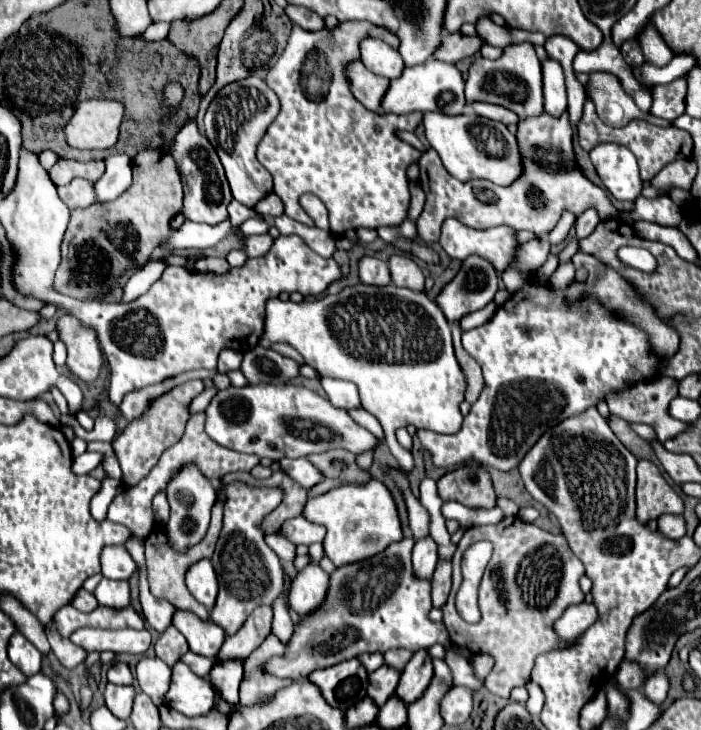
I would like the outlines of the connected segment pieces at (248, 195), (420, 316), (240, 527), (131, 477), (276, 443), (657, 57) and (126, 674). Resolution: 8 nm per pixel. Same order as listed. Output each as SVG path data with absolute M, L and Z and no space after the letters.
M250 75L246 79L222 87L218 95L212 99L204 117L206 135L210 137L210 143L218 151L220 161L226 169L232 197L250 209L254 209L258 201L262 201L268 193L272 193L272 177L258 163L256 145L260 143L268 125L276 119L278 113L280 113L278 95L260 77Z
M358 283L342 289L338 295L326 295L316 301L292 303L270 299L266 305L266 333L260 345L270 347L276 341L286 341L296 347L306 359L306 365L314 367L322 377L356 383L362 407L382 423L384 433L394 433L406 425L438 433L456 433L462 425L460 403L464 401L466 375L454 355L450 325L442 309L426 293L400 289L394 283L386 287Z
M242 481L214 483L216 493L224 497L224 521L222 533L212 555L212 565L218 575L220 593L210 615L214 623L226 629L226 635L234 635L236 629L248 619L248 615L262 603L272 603L284 589L284 571L278 555L266 545L260 529L264 517L272 513L284 499L280 487L252 487Z
M188 381L188 383L172 389L170 393L166 393L158 401L154 401L154 405L150 407L150 413L146 413L146 417L142 421L132 421L112 441L112 447L116 451L116 457L118 457L122 473L124 473L122 481L124 481L126 487L134 487L140 479L144 479L150 473L150 469L158 463L160 455L168 447L172 447L174 443L180 441L180 437L184 435L186 421L190 417L190 403L202 391L204 391L204 383L202 381Z
M260 383L260 385L248 385L248 387L228 387L224 391L218 391L218 395L212 399L212 403L206 409L206 433L220 445L240 451L240 453L254 453L260 459L298 459L306 457L312 453L324 453L330 449L346 449L354 455L362 455L366 451L376 451L378 449L378 439L358 425L346 409L338 409L330 405L328 399L320 397L318 393L298 387L298 385L270 385L270 383Z
M648 25L648 27L640 33L638 41L640 41L640 47L642 47L644 57L646 57L648 63L652 63L652 65L656 65L656 67L664 67L664 65L670 63L672 51L668 49L668 45L664 43L664 39L660 37L660 33L658 33L652 25Z
M116 663L114 667L108 669L109 683L114 683L114 685L128 683L128 685L132 685L132 681L134 681L134 677L132 677L132 673L130 673L130 669L128 669L126 663Z

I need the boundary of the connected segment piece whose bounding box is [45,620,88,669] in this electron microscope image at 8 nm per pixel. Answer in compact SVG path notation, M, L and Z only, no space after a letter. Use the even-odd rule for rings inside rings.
M54 620L52 623L45 627L45 633L50 644L51 651L58 657L58 661L68 667L68 669L74 669L76 665L84 663L86 661L86 649L74 645L70 639L64 639L60 637L60 633L56 631L56 625L54 625Z

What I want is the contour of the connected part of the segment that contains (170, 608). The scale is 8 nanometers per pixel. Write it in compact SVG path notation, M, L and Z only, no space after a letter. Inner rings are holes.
M141 587L139 589L140 603L144 609L144 619L160 633L164 633L164 629L168 629L172 625L172 617L176 613L174 605L170 605L164 599L156 599L152 597L148 587Z

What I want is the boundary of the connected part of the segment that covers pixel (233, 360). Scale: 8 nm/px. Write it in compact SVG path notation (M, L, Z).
M224 349L218 357L217 372L227 373L231 370L238 370L243 359L243 353L232 349Z

